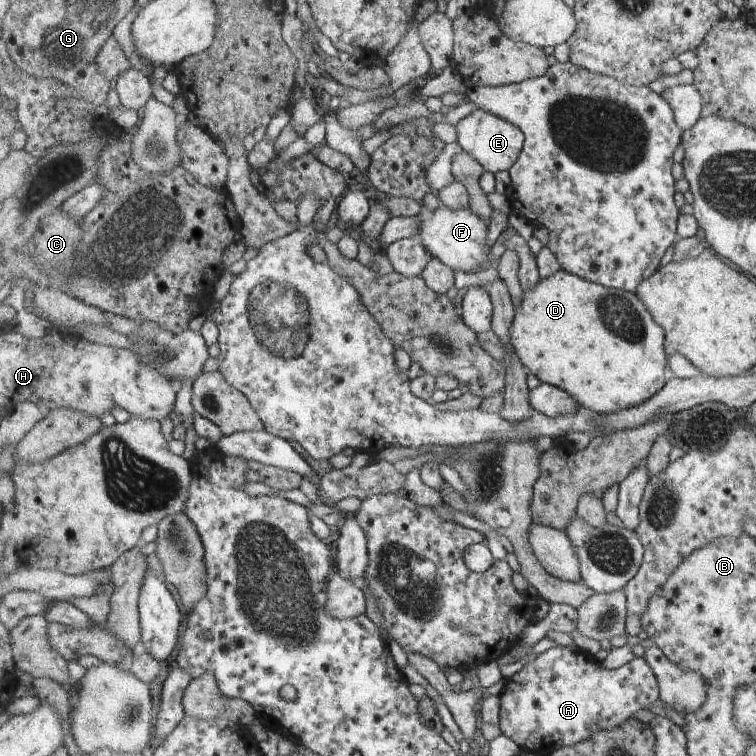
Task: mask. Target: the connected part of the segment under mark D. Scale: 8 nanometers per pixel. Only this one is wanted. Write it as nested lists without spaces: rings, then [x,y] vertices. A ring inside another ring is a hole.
[[[563,269],[547,278],[541,279],[539,284],[537,284],[537,288],[524,292],[523,302],[521,302],[521,306],[515,308],[515,318],[513,318],[513,324],[511,324],[511,344],[517,351],[519,358],[521,358],[521,362],[527,367],[527,370],[541,382],[566,390],[573,395],[573,398],[577,398],[577,402],[584,410],[594,414],[609,415],[613,414],[613,412],[619,412],[619,410],[625,410],[625,408],[631,408],[631,406],[639,406],[639,404],[647,402],[657,392],[663,390],[663,386],[668,382],[667,363],[669,356],[667,350],[665,350],[665,340],[666,332],[664,327],[653,320],[653,315],[647,310],[647,306],[641,302],[637,293],[609,288]]]

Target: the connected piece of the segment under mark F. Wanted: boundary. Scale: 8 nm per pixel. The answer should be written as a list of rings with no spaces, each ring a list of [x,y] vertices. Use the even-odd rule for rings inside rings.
[[[423,206],[417,216],[417,222],[419,222],[417,236],[421,239],[423,246],[430,249],[433,257],[457,272],[459,270],[471,272],[476,268],[483,268],[489,262],[489,254],[491,254],[491,246],[487,244],[489,226],[479,214],[475,214],[470,208],[453,210],[444,206],[429,209]]]

